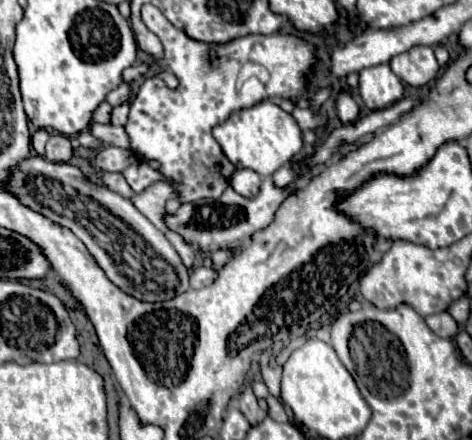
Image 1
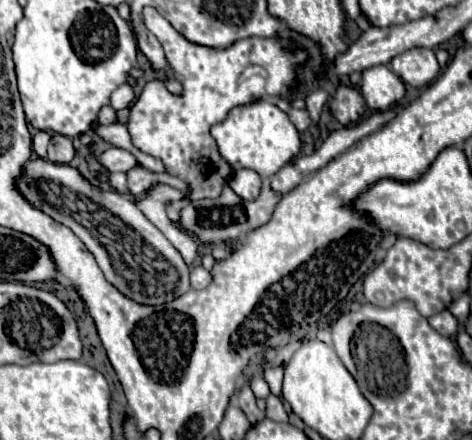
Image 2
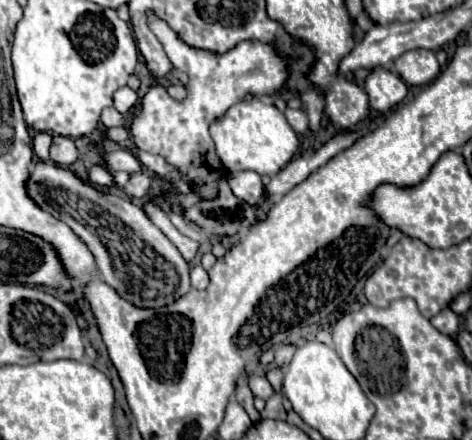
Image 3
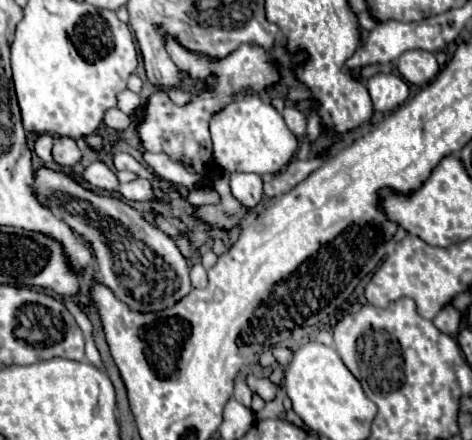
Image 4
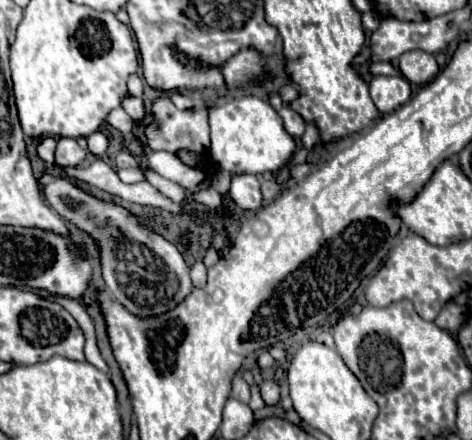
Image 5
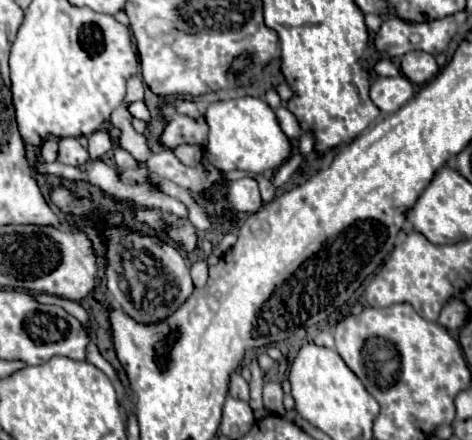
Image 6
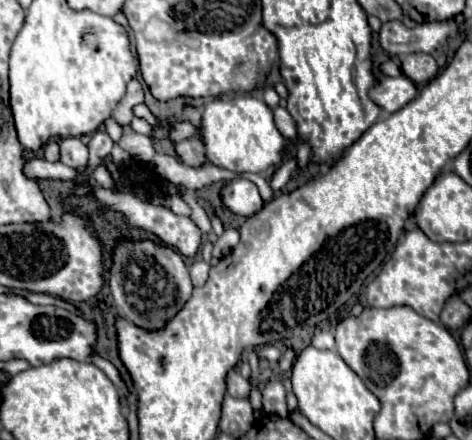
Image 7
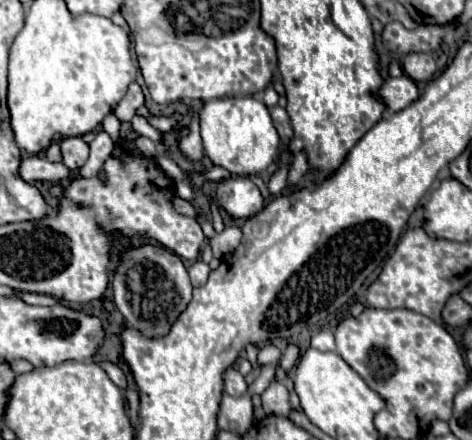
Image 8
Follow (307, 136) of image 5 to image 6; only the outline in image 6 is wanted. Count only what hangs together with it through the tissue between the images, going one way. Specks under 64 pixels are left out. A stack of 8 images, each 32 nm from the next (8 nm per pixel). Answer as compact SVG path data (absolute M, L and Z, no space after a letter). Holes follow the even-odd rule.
M310 131L305 132L299 139L298 150L303 156L307 156L314 149L314 136Z

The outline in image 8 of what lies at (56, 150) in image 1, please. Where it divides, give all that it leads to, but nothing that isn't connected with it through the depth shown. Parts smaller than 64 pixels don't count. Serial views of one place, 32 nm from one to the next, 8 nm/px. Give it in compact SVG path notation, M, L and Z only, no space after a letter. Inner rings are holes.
M64 138L60 142L62 148L62 162L74 172L82 168L88 160L88 144L82 138Z

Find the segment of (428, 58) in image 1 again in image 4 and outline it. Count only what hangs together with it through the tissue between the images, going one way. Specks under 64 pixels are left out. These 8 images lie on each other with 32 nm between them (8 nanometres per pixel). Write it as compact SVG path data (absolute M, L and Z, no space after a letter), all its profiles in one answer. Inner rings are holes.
M412 50L412 52L404 52L398 58L396 70L408 84L424 86L436 78L440 68L438 68L438 62L432 52Z

